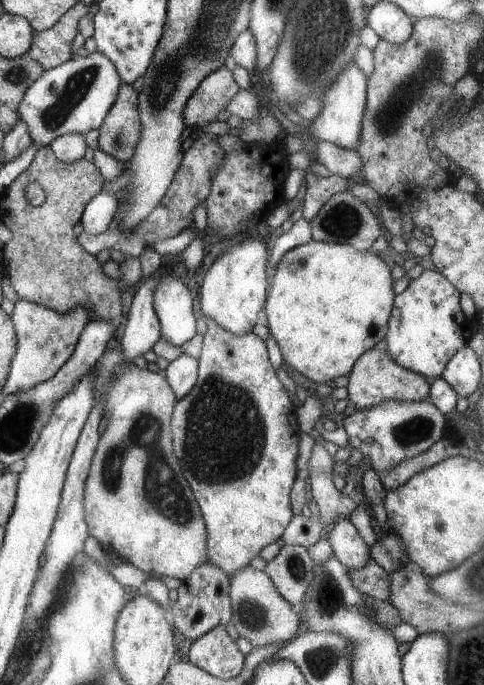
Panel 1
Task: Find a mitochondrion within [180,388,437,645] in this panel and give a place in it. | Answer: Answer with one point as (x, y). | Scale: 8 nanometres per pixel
(329, 600)

